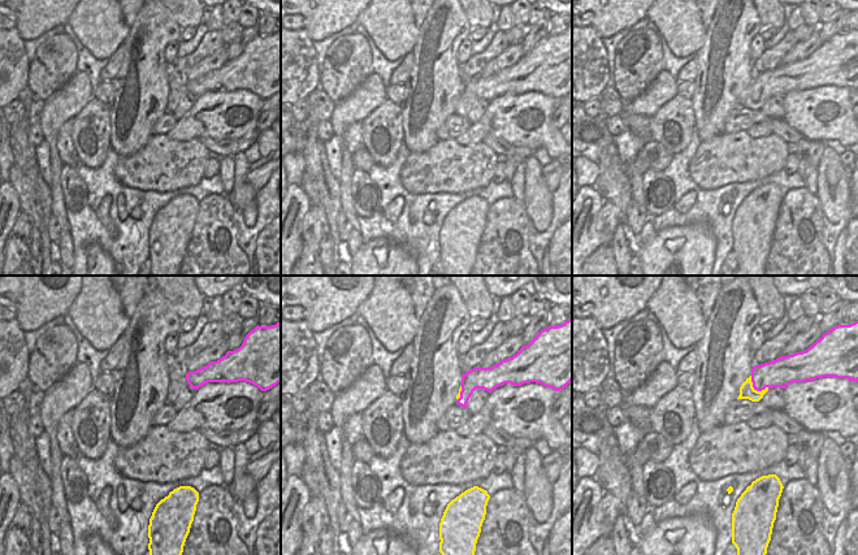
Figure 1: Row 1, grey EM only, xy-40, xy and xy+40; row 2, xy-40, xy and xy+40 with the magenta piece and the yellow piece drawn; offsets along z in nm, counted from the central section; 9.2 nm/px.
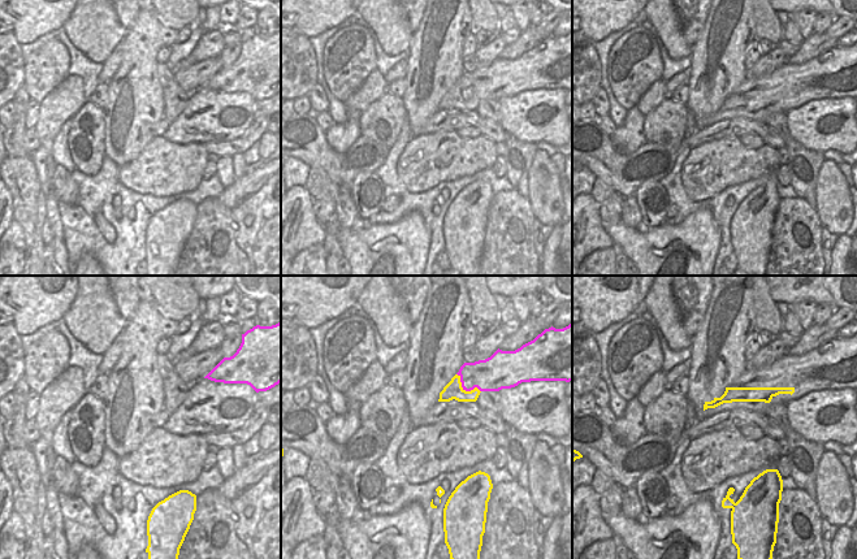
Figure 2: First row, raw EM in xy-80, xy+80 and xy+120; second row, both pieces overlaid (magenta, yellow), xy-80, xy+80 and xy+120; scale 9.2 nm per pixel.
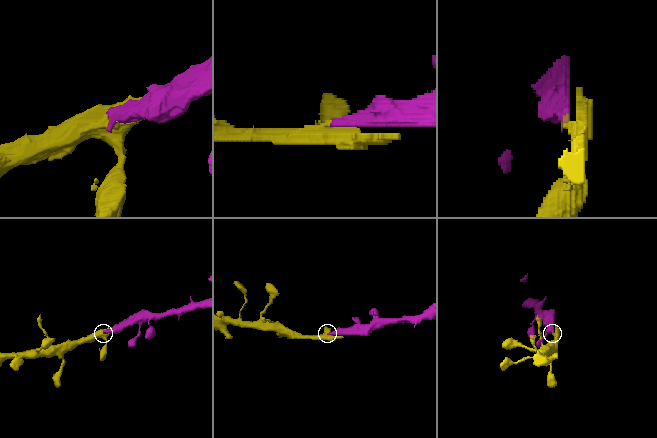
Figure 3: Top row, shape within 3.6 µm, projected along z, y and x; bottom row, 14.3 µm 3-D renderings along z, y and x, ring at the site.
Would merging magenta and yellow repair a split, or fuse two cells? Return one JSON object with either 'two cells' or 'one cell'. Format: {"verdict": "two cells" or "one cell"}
{"verdict": "one cell"}

